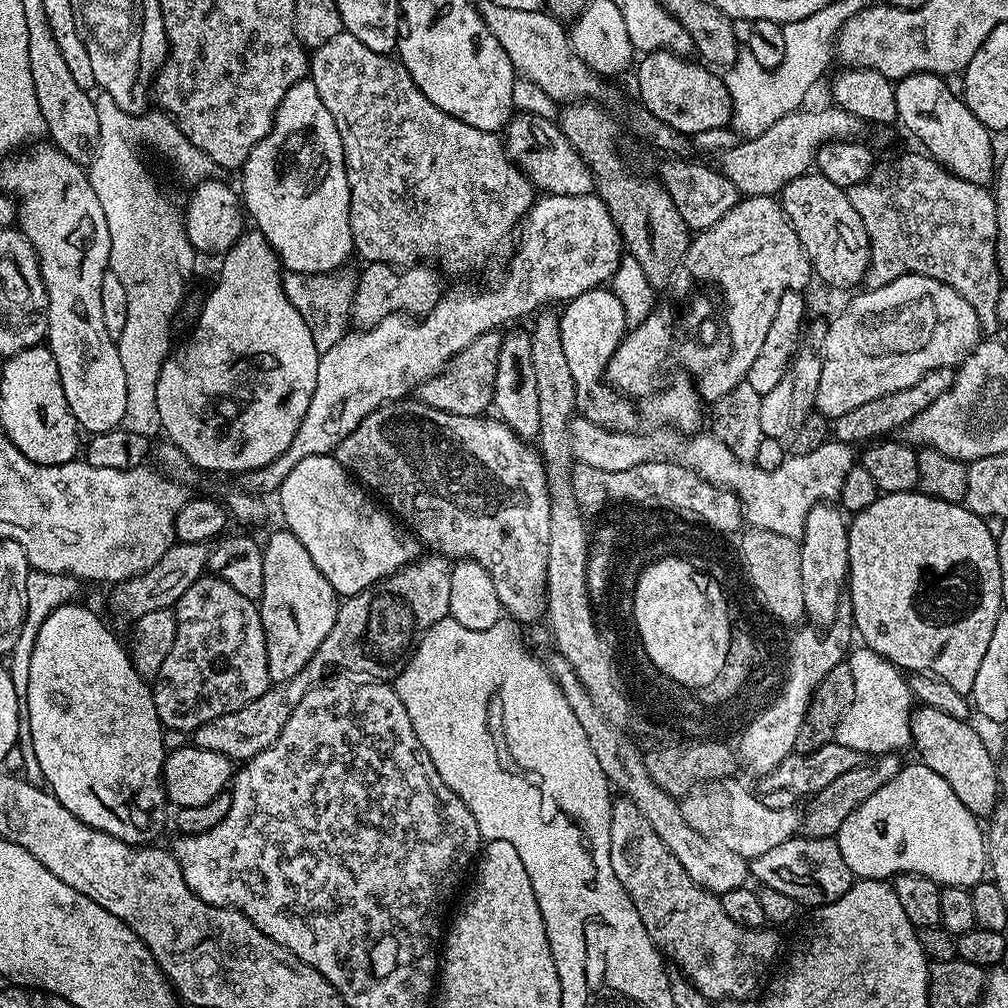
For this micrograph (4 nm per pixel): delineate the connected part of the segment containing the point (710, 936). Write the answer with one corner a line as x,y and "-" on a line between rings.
627,798
612,801
610,866
614,866
618,882
622,882
626,894
630,894
634,910
638,910
638,918
642,918
642,926
646,926
646,934
650,934
656,947
667,953
670,960
672,955
673,962
685,972
681,973
688,983
693,984
704,997
713,1002
743,1000
751,997
756,987
761,987
760,979
769,975
768,967
775,962
776,951
780,948
780,936
776,933
779,931
768,926
747,928
734,922
734,918
730,918
730,914
722,910
719,895
707,892
693,882
690,874
682,870
682,862
678,862
678,858
674,858
670,850
666,850
666,842
662,842
662,838
654,834
654,826
650,826
646,814
642,814
642,810
638,810
638,806

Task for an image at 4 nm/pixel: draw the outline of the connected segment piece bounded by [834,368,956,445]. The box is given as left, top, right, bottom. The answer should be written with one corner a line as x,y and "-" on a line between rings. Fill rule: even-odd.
950,368
930,370
930,374
926,374
918,382
914,382
914,386
906,390
894,390
894,394
882,394
882,398
873,398
870,402
865,402
863,406
850,410
850,414
835,417
835,439
842,440
845,444
855,445
856,440
875,441
877,438
893,433
890,431
894,428
903,430
914,417
922,414
922,410
926,410
926,406
930,406
930,402
934,402
934,398
950,390
955,377
955,371

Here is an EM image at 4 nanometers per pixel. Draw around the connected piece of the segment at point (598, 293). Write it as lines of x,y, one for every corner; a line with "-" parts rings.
604,286
578,294
578,298
567,301
563,308
564,312
559,313
562,351
566,353
570,374
578,386
586,382
598,386
605,379
610,358
618,350
629,327
626,310
620,299

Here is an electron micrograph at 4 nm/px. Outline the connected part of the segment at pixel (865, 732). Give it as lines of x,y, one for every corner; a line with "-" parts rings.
863,646
853,647
846,657
846,662
850,666
850,674
854,674
854,702
850,702
850,710
846,710
842,722
838,722
835,743
850,746
850,750
858,750
865,754
899,753
900,748
909,747
912,744
914,701
901,669
874,650

